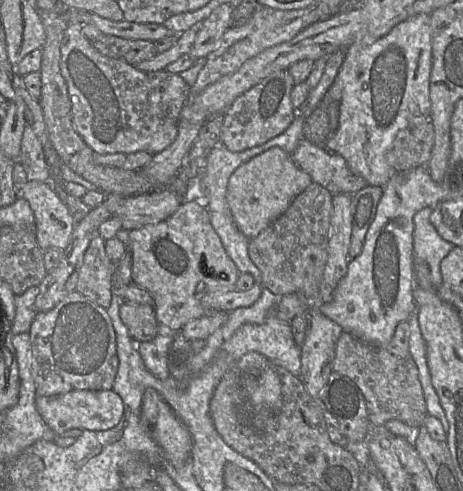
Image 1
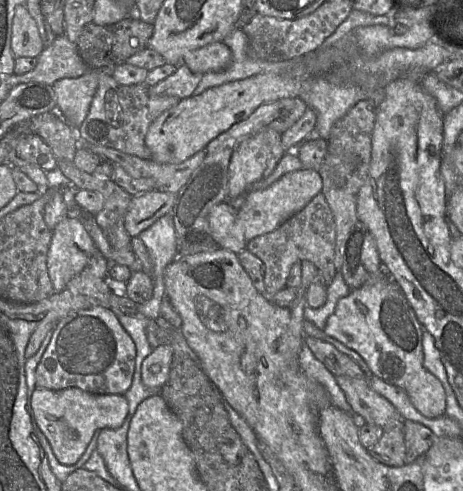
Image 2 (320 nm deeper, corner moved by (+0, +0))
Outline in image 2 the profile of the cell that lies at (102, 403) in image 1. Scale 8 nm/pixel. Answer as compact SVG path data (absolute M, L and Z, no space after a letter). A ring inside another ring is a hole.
M36 387L32 409L37 425L49 441L57 460L74 465L85 452L97 430L120 428L128 414L128 401L123 395L91 394L79 388L48 390Z

